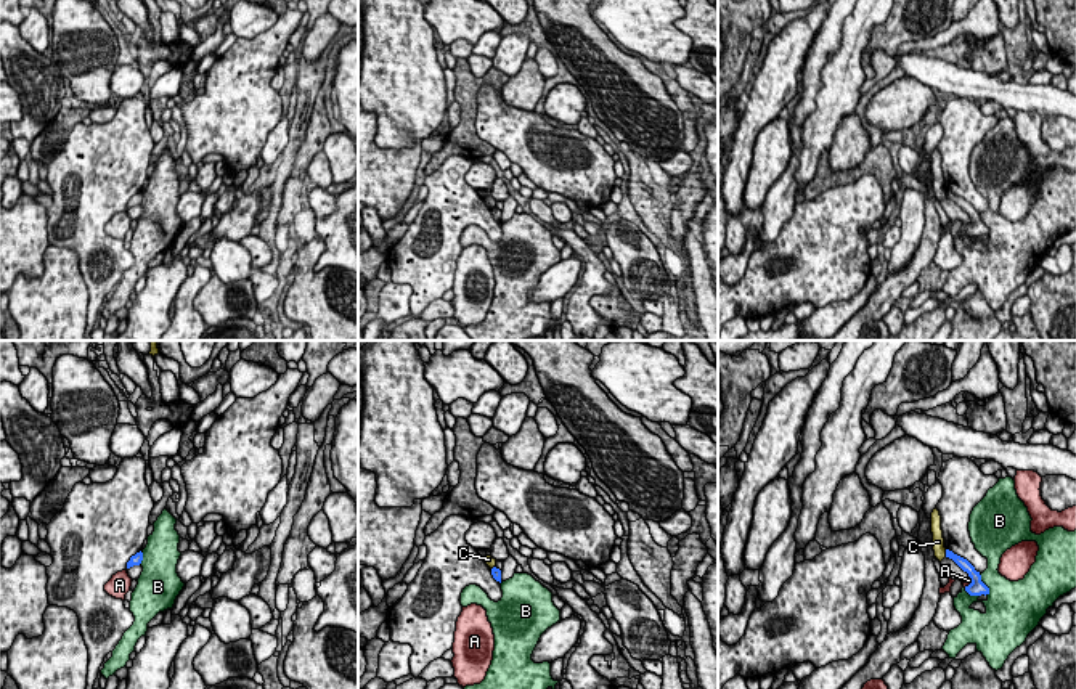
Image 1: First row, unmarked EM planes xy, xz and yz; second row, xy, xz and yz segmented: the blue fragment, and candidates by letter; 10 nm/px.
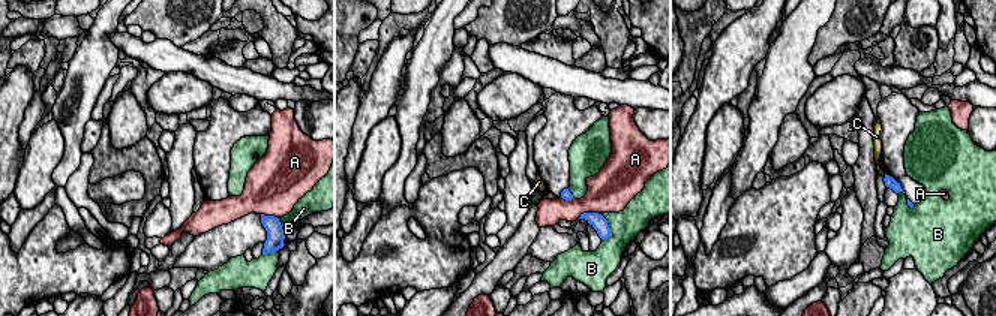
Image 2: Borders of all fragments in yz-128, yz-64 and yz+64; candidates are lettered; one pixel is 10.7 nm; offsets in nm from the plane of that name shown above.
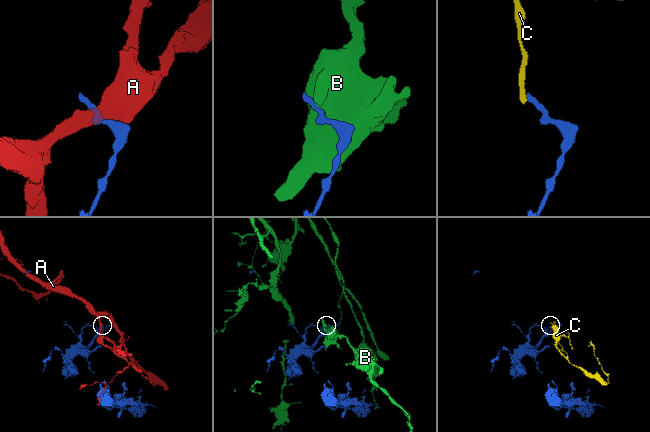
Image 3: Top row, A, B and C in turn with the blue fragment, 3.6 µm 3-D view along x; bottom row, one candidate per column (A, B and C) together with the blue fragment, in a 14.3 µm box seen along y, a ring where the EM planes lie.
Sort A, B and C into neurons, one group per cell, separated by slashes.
A / B / C

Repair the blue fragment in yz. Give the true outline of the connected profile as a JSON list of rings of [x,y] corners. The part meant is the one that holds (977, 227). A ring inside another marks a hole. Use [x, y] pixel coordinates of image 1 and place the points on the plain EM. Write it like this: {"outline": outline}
{"outline": [[[946,190],[946,198],[952,199],[964,212],[968,214],[972,223],[965,226],[965,231],[970,236],[989,234],[989,228],[981,222],[980,212],[976,212],[975,207],[967,199],[954,194],[949,190]]]}

